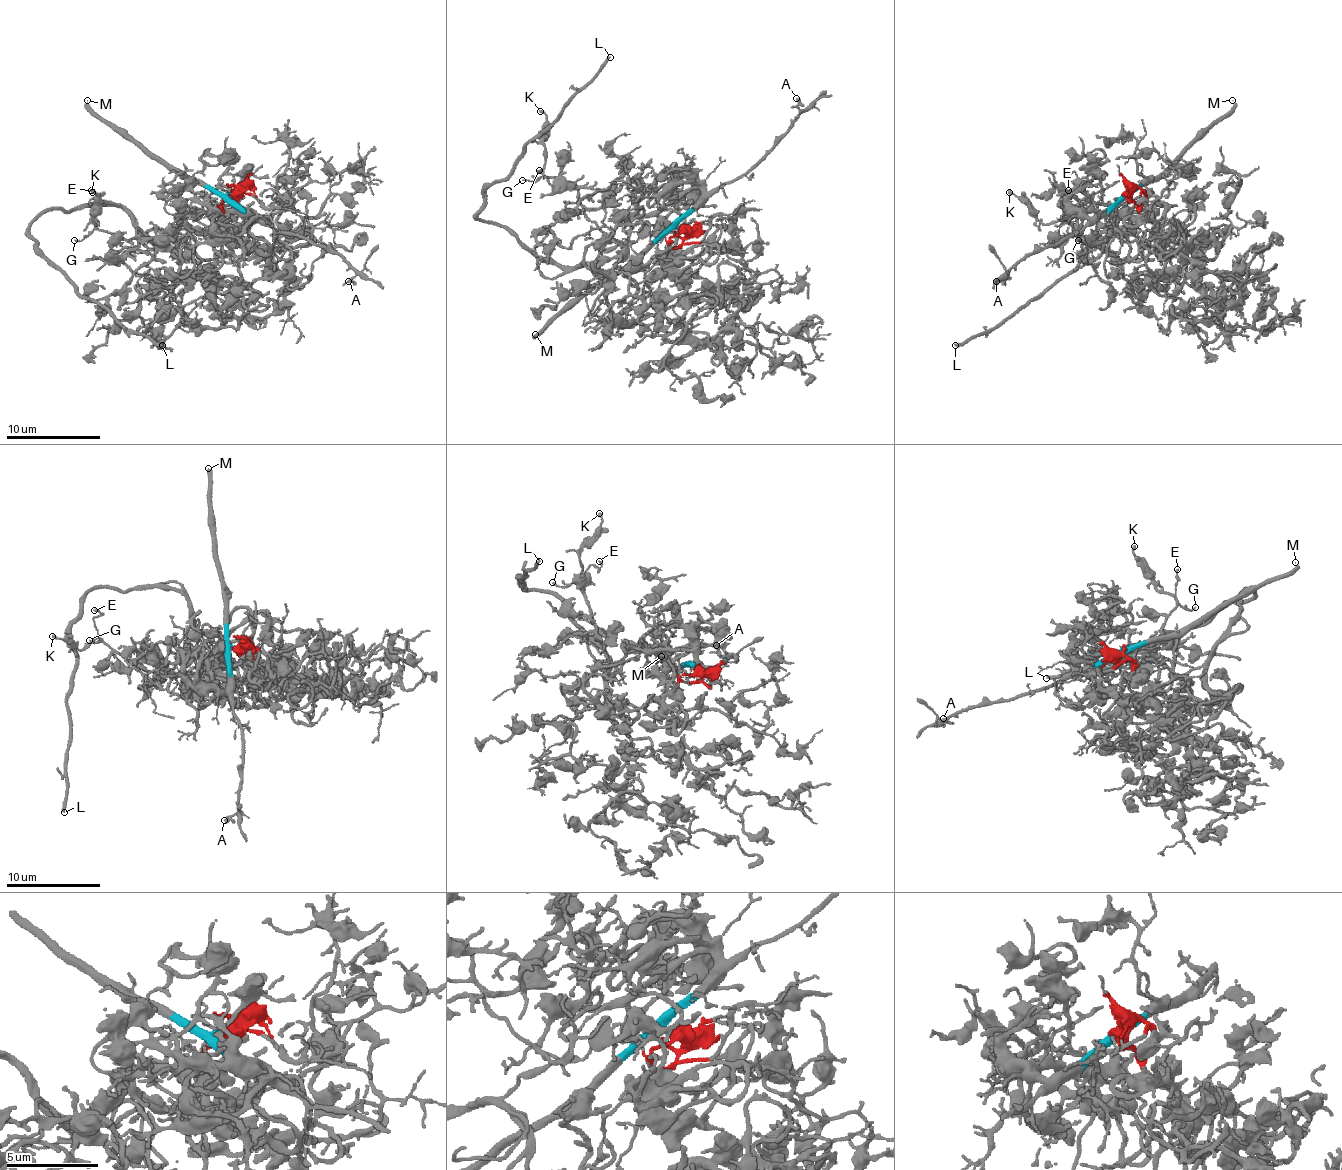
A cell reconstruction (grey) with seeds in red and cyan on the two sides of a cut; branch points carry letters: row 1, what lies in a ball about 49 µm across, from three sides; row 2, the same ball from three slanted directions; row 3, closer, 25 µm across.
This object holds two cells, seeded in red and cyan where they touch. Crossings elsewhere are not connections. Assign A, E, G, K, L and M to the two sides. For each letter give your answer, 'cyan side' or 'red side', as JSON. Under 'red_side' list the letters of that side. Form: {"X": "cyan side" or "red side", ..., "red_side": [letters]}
{"A": "cyan side", "E": "red side", "G": "red side", "K": "red side", "L": "red side", "M": "cyan side", "red_side": ["E", "G", "K", "L"]}

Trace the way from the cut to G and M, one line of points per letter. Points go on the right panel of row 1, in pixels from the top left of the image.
G: (1126, 193), (1154, 226), (1147, 264), (1162, 273), (1131, 282), (1122, 266), (1140, 252), (1112, 229), (1077, 240)
M: (1126, 193), (1157, 177), (1234, 104), (1232, 100)

